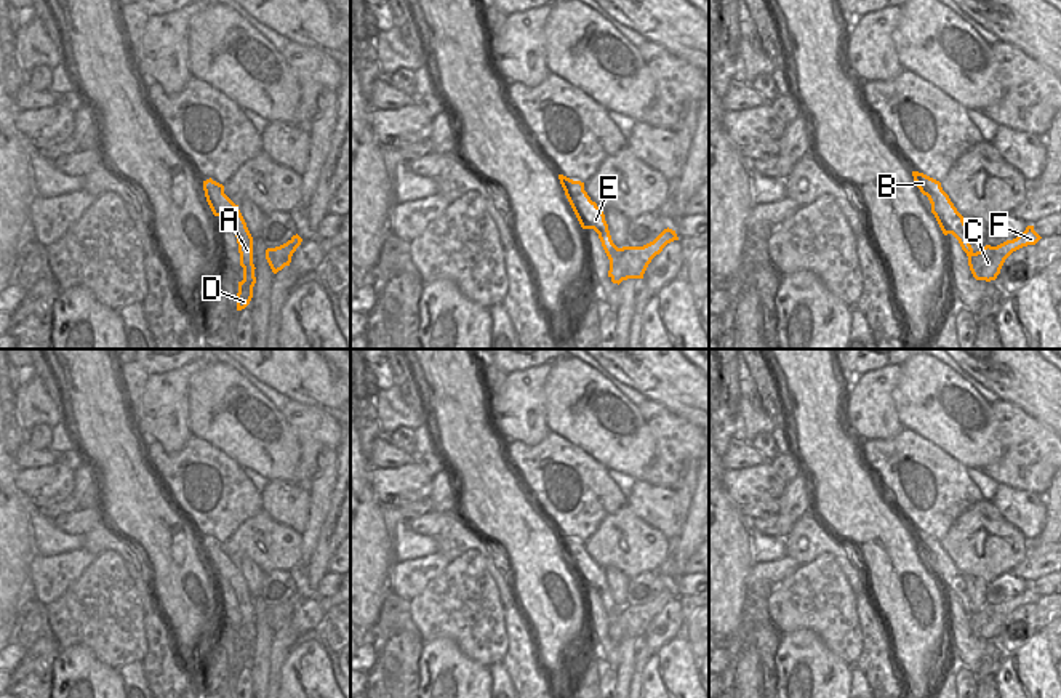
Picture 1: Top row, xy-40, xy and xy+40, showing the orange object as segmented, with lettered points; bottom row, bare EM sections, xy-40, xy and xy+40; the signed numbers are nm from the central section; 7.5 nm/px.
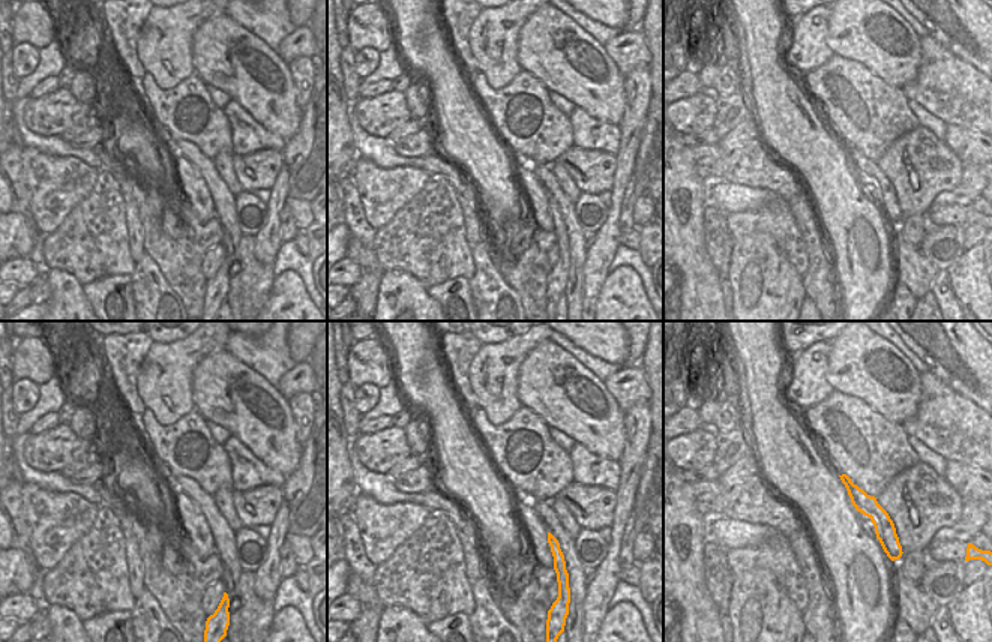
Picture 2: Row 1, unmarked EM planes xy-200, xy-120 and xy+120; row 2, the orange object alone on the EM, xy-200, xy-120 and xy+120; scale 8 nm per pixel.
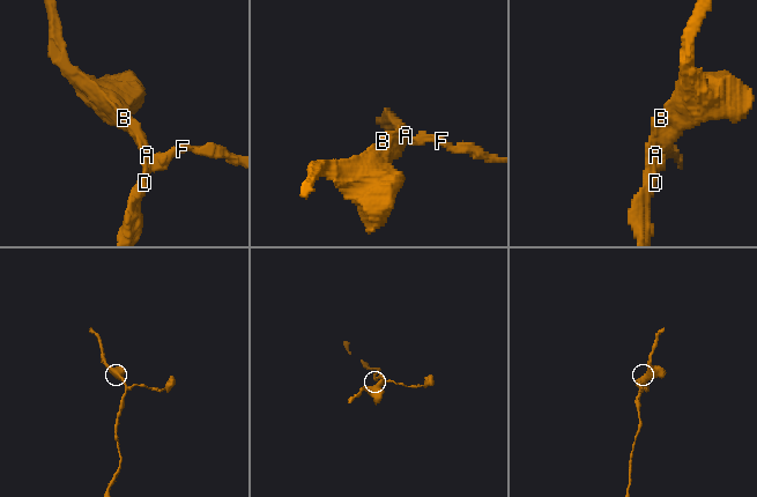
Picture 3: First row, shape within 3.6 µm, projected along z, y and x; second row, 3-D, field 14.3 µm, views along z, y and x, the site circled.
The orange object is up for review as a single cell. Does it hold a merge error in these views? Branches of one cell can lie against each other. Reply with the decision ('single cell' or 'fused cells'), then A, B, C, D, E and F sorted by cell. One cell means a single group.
fused cells; A B D E / C F

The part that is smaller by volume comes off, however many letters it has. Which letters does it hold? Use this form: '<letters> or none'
C, F

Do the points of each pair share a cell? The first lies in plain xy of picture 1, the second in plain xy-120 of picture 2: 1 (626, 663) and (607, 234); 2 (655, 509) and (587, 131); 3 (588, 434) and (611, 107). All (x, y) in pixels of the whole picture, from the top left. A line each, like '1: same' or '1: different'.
1: different
2: same
3: same

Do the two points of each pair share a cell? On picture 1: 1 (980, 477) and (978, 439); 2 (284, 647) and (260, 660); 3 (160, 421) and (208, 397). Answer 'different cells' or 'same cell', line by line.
1: different cells
2: different cells
3: different cells

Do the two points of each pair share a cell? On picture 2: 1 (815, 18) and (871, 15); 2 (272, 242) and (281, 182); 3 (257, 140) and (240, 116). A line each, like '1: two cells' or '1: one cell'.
1: two cells
2: one cell
3: one cell

